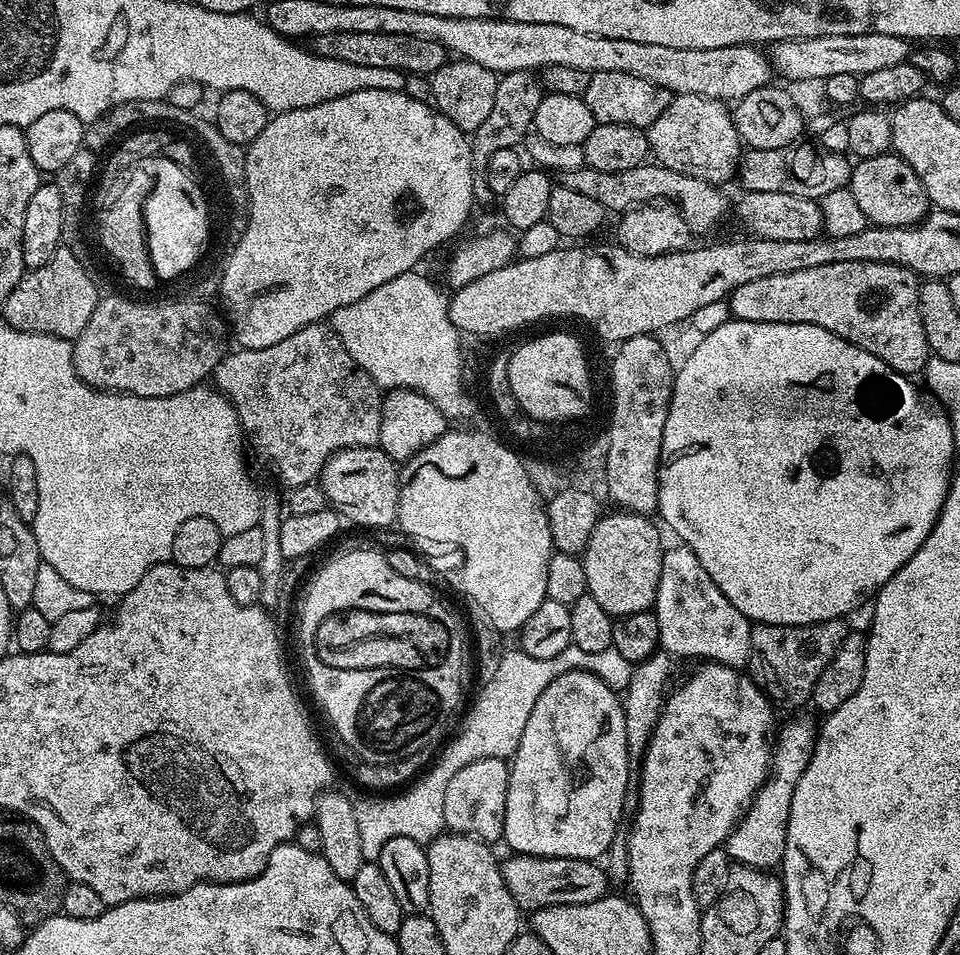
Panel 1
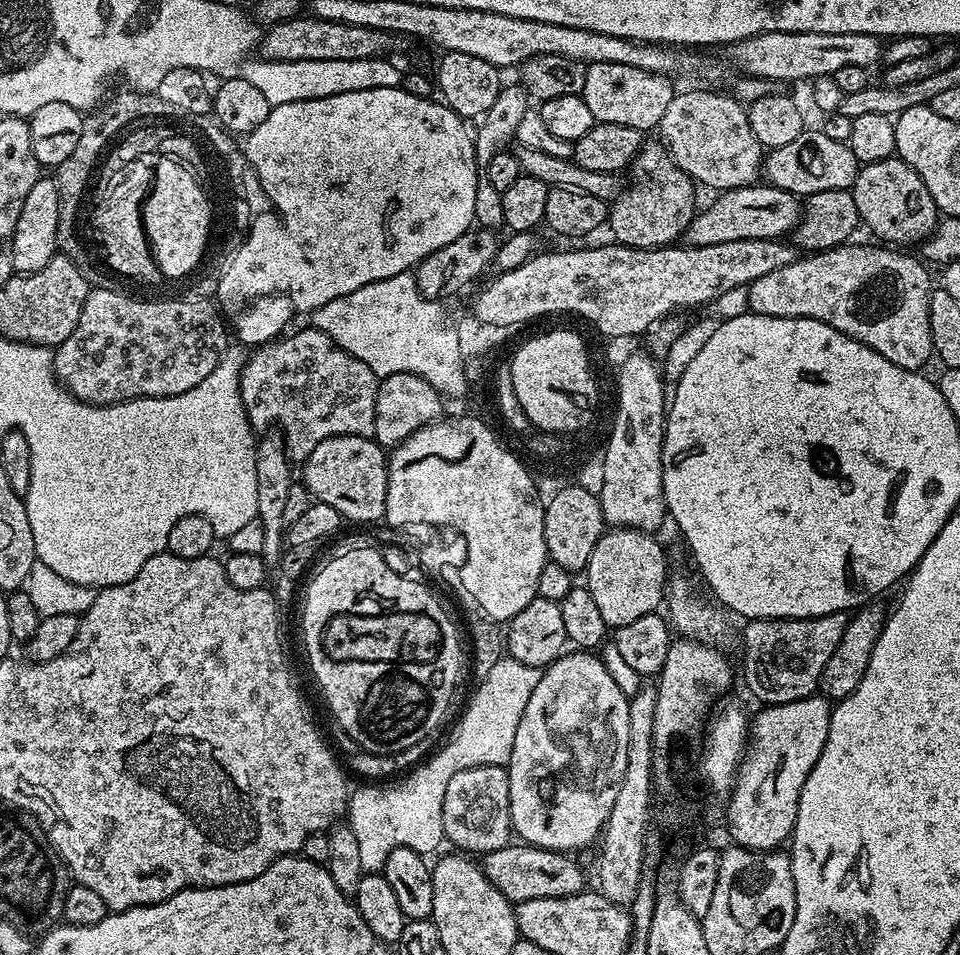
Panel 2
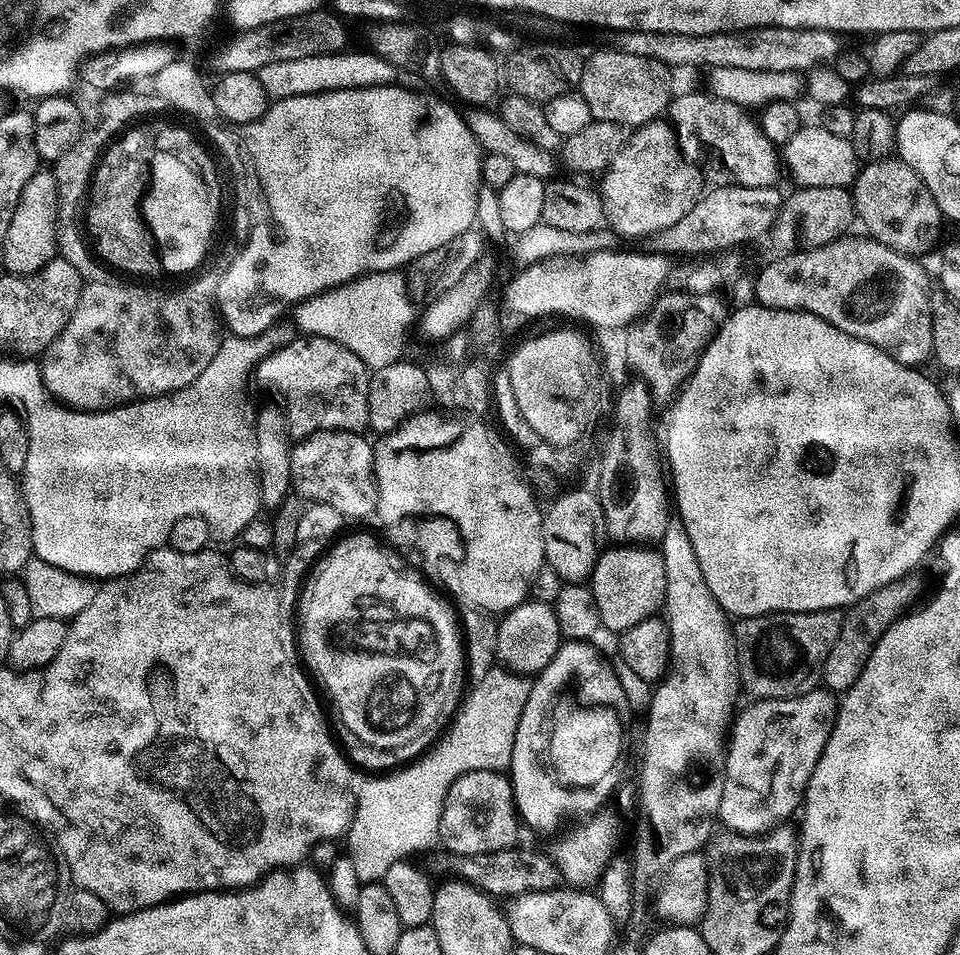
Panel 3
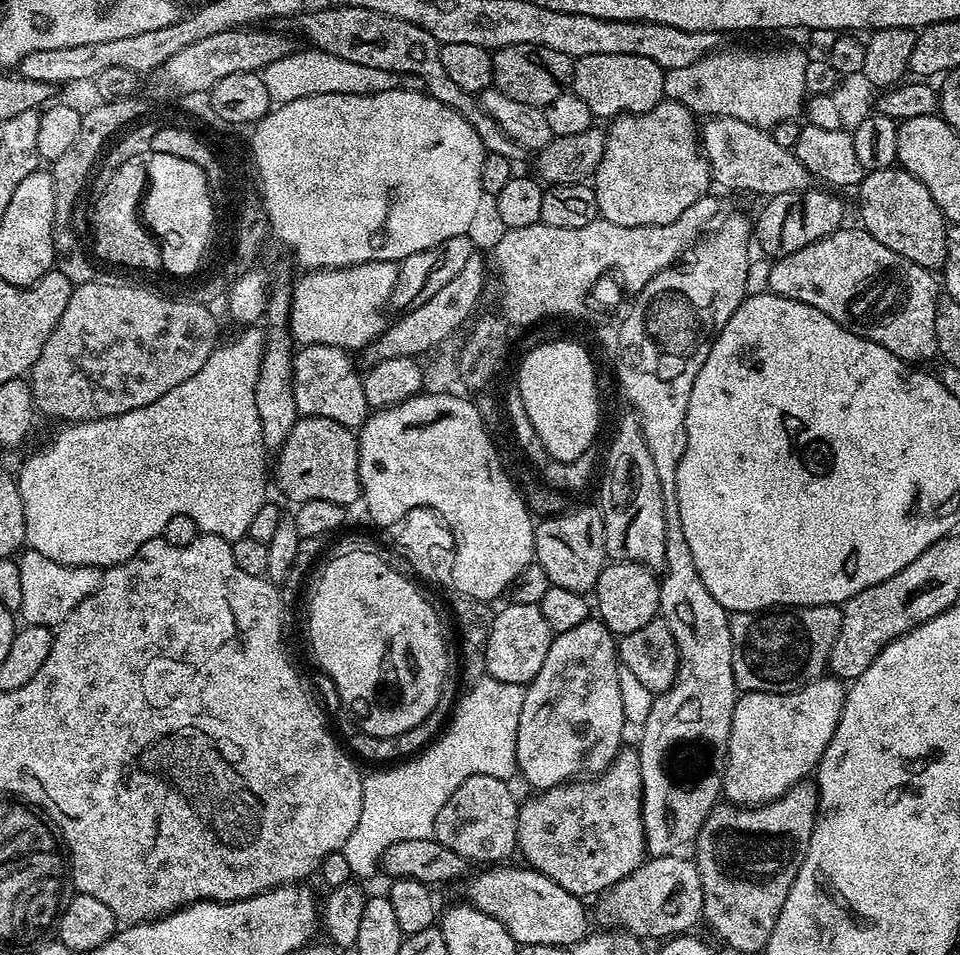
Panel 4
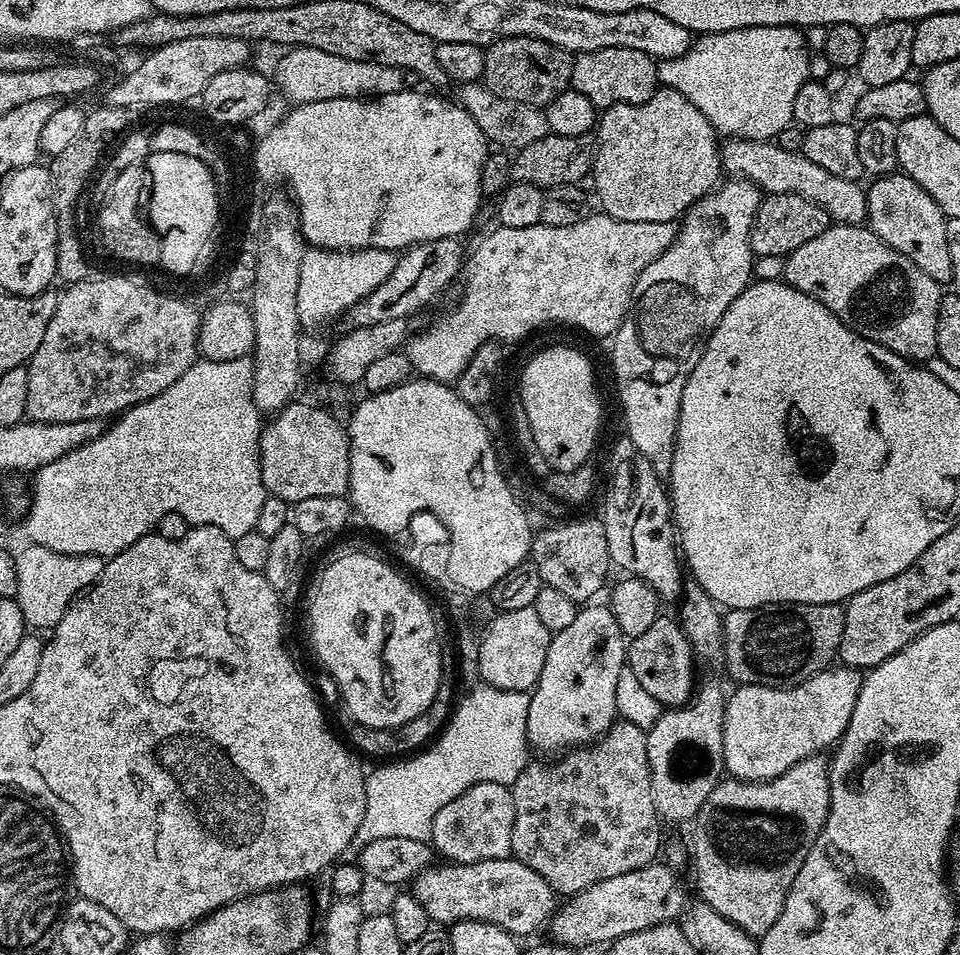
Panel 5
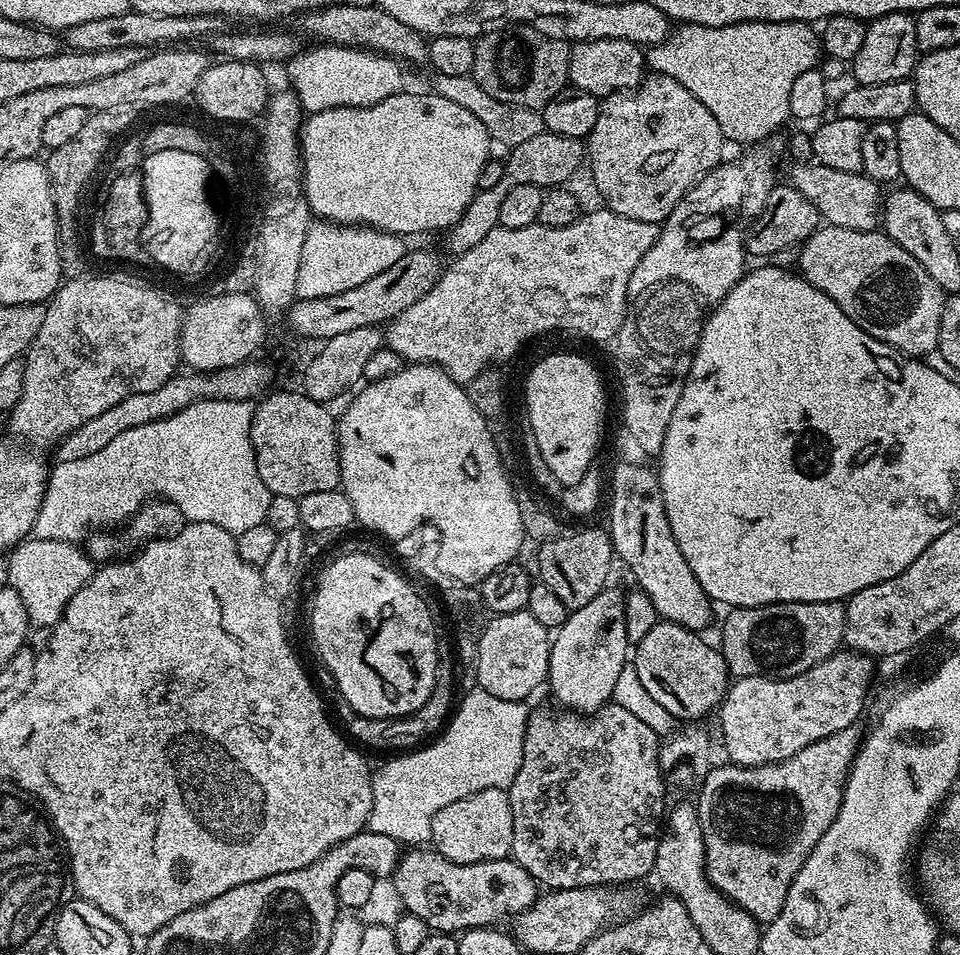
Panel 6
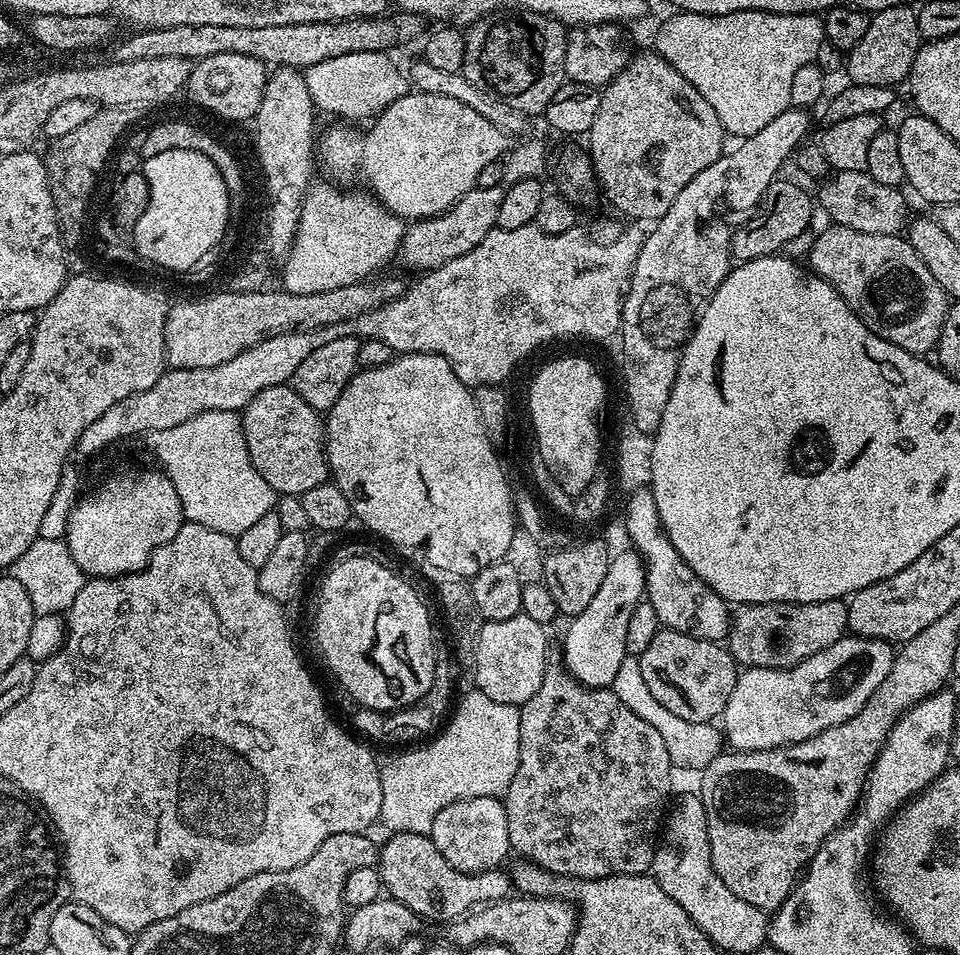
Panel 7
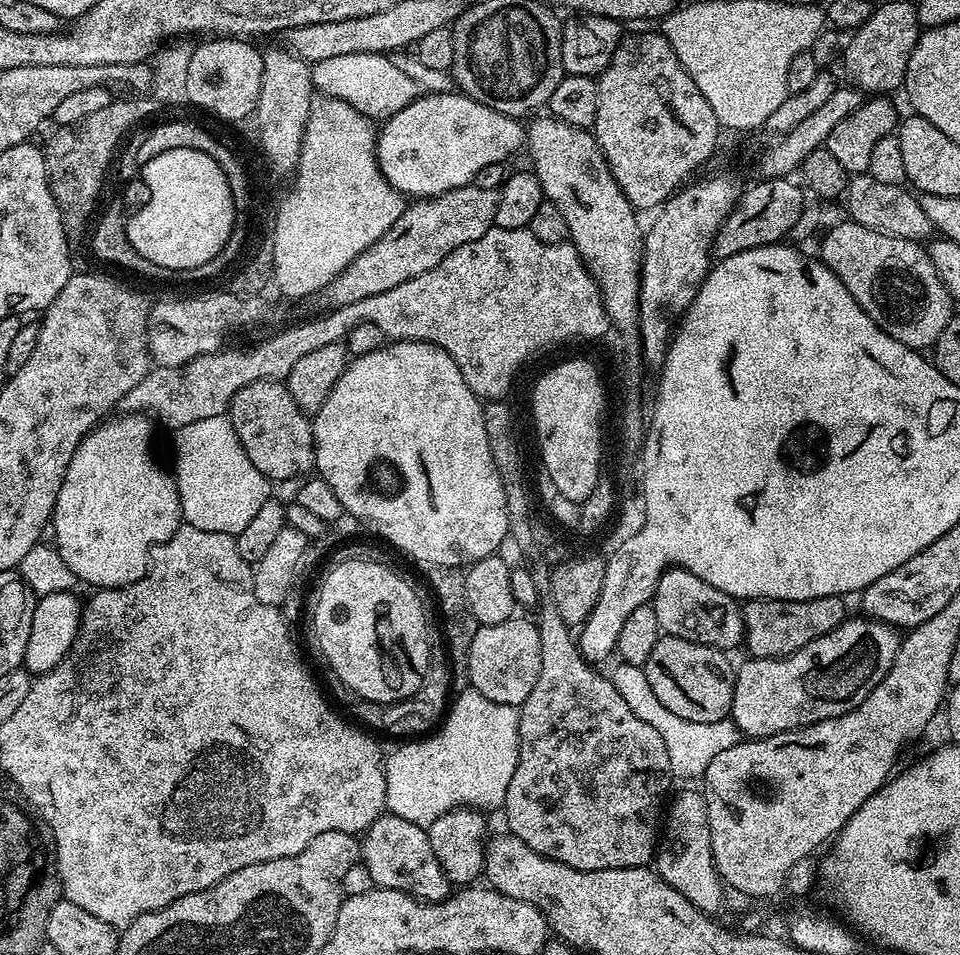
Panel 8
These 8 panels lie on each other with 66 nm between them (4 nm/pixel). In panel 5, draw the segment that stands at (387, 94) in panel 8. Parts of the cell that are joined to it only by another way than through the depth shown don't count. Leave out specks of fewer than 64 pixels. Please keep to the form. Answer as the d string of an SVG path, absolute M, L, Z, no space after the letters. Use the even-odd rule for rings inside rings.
M295 46L289 47L288 52L284 58L276 64L276 80L274 76L274 84L280 87L280 92L285 96L286 99L292 100L293 105L298 104L309 104L310 102L322 102L323 100L329 100L330 98L350 98L351 100L359 100L361 97L371 98L374 96L385 96L386 94L394 94L395 92L405 91L405 86L402 82L401 69L395 68L394 66L382 66L378 62L366 62L365 60L355 60L354 58L338 58L338 54L326 54L326 50L314 50L313 48L298 48Z

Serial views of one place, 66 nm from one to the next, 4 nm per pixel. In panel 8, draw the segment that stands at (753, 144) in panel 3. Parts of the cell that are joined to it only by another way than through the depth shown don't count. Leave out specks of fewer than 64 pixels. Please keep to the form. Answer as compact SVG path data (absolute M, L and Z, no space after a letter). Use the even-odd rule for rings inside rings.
M856 174L849 179L842 204L848 207L847 219L851 223L866 226L866 230L874 230L874 234L924 242L934 232L930 218L926 218L926 213L922 211L919 199L907 187L886 186L867 174Z

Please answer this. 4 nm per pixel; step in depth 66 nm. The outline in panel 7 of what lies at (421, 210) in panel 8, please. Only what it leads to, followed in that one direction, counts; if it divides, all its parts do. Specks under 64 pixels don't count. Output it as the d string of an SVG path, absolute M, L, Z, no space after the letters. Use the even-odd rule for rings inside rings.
M507 183L489 188L470 188L454 206L437 216L428 216L425 220L413 220L405 227L404 237L400 242L398 260L408 268L420 268L421 273L450 262L454 258L462 258L462 254L470 254L486 234L496 229L498 222L498 206L502 206L502 198L506 198Z

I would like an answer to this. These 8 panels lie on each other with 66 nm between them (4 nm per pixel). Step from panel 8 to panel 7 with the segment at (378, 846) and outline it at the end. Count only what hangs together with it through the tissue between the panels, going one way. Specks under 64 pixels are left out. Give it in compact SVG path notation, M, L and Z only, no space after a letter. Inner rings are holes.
M394 832L385 844L378 848L378 867L383 891L402 906L406 906L421 921L444 920L451 922L485 905L503 900L513 891L507 871L491 868L488 872L463 872L454 870L446 858L442 858L431 835L413 832Z

